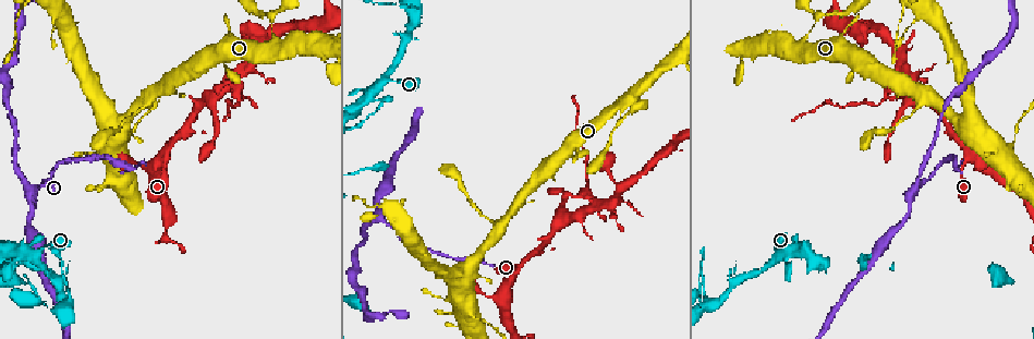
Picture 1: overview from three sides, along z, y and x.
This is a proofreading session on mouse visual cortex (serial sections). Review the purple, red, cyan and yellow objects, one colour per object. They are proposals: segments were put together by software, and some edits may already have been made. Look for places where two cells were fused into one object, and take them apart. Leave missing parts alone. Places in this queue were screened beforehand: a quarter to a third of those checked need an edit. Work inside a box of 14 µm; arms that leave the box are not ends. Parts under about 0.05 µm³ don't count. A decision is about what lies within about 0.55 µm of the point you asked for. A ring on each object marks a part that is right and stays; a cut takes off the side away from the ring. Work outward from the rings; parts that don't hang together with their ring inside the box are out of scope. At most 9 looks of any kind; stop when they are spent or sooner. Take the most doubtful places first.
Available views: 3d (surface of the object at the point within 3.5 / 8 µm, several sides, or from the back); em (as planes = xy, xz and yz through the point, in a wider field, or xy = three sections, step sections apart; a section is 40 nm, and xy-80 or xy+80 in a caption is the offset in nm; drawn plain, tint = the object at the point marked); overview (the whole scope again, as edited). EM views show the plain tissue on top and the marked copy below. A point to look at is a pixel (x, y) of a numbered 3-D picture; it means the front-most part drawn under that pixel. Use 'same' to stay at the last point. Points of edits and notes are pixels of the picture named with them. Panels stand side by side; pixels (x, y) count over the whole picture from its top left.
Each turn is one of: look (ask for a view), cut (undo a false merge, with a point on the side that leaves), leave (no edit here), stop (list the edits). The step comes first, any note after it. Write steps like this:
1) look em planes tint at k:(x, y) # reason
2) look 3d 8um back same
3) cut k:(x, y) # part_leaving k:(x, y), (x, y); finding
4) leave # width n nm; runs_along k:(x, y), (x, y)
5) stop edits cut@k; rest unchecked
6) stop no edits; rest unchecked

look 3d 3.5um at 1:(594, 208) # abrupt turn

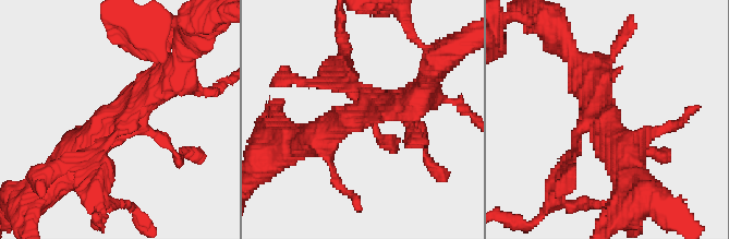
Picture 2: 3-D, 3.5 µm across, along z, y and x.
look em xy step 5 tint at 2:(597, 122)

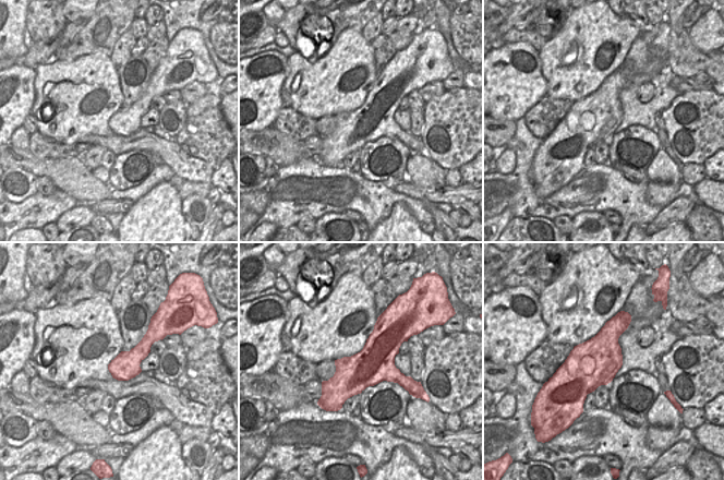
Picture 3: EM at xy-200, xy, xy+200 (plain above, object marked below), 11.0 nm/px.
cut 2:(109, 171) # part_leaving 2:(113, 136), (93, 194), (97, 224); a second cell is stuck on

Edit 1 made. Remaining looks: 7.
look 3d 3.5um at 1:(273, 18) # three-way junction

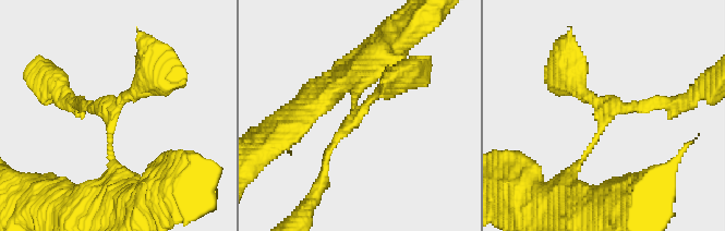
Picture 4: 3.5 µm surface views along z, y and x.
look em xy step 5 tint at 4:(112, 114) # arms 3; arm_widths 150, 150, 200 nm; shape alone is not enough

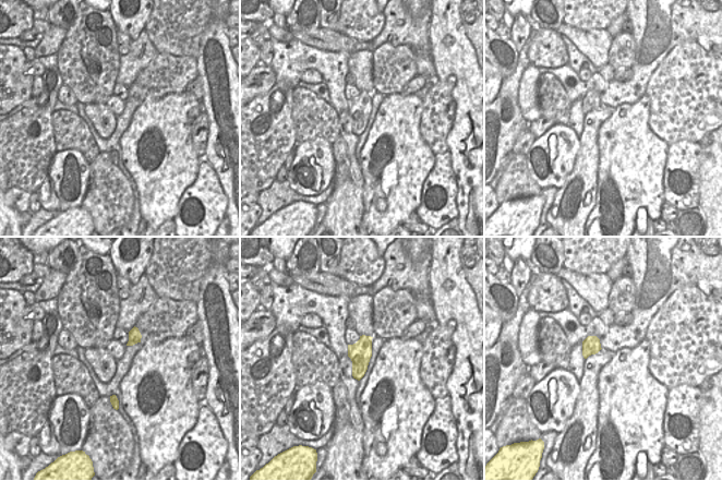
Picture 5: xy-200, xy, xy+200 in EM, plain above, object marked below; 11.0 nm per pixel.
leave # width 240 nm; runs_along 4:(570, 175), (613, 105), (663, 101); one cell here

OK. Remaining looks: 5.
look 3d 8um back at 1:(1010, 148)

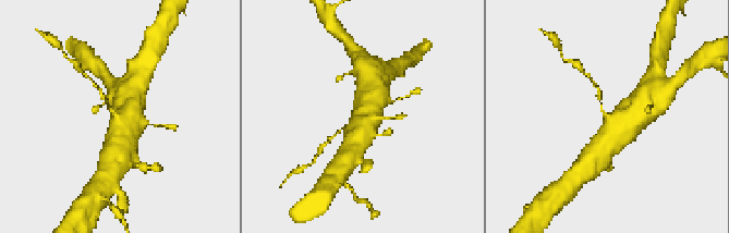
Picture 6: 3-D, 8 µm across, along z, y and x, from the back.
look 3d 3.5um at 6:(116, 118) # closer look

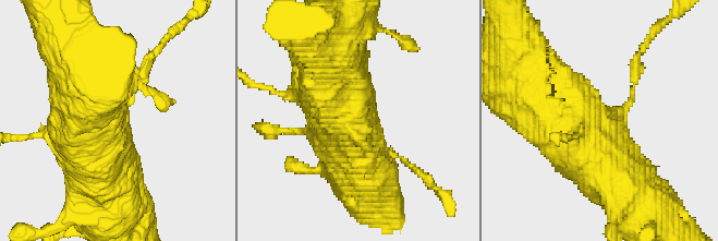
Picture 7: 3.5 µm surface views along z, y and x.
look em planes tint at 7:(354, 133) # now the EM

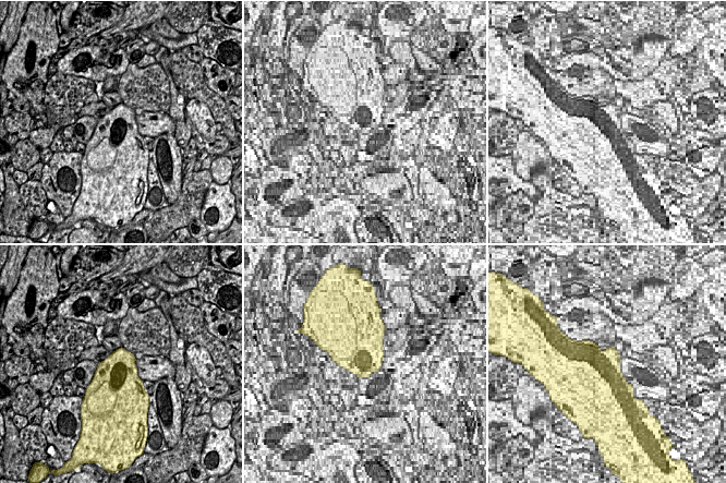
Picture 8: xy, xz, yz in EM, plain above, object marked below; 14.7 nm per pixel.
cut 7:(633, 77) # part_leaving 7:(625, 108), (636, 58), (659, 27); two cells meet here

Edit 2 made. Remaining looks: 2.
stop edits cut@2, cut@7; rest unchecked

